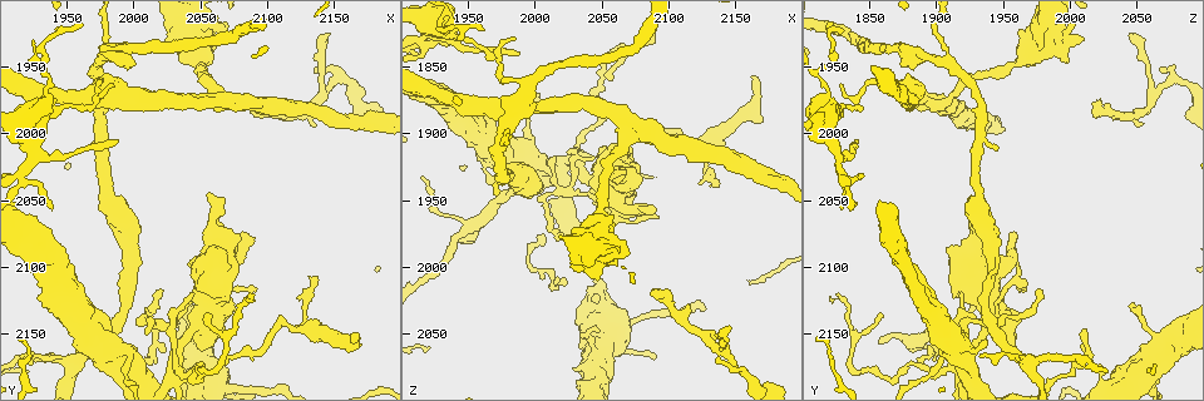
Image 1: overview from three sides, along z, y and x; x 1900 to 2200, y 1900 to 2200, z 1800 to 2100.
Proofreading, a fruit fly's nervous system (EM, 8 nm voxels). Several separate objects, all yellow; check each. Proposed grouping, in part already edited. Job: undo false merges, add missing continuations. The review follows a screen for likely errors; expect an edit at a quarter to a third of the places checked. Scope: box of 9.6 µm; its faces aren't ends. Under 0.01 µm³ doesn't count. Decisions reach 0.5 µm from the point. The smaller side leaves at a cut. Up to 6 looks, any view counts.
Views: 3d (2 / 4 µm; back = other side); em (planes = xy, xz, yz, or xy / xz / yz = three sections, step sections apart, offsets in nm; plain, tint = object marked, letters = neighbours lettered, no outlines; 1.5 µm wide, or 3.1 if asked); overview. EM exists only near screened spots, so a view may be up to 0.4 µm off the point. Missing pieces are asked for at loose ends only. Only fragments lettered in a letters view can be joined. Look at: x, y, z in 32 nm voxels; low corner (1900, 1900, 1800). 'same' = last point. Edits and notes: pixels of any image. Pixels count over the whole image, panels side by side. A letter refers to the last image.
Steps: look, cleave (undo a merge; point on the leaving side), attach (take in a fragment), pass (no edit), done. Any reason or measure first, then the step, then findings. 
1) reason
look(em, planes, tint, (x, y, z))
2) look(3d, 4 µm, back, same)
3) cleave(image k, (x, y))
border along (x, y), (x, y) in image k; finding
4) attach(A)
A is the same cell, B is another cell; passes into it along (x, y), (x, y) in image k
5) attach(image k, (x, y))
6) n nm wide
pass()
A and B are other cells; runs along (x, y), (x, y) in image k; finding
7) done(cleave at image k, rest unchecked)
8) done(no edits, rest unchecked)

branch stops here
look(3d, 2 µm, (2160, 2154, 1858))

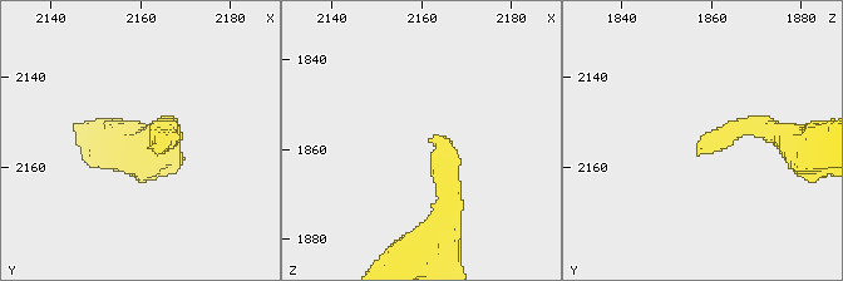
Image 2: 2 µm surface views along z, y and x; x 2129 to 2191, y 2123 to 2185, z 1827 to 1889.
look(em, planes, letters, (2161, 2155, 1858))

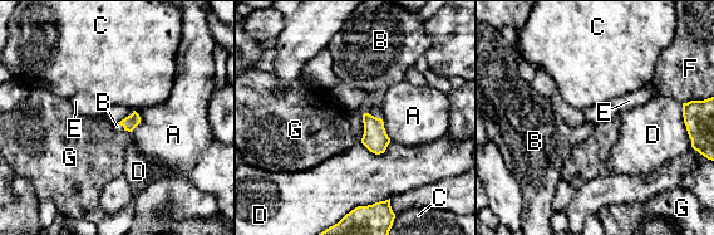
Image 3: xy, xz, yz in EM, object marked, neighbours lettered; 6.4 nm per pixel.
attach(image 3, (374, 76))
B is the same cell, A, C, D, E, F and G are other cells; passes into it along (375, 140), (370, 114), (374, 76) in image 3; it goes on there

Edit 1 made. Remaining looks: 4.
branch stops here
look(3d, 2 µm, (2086, 2074, 1954))

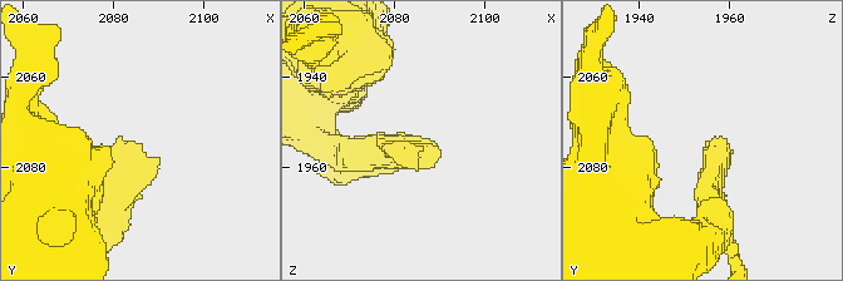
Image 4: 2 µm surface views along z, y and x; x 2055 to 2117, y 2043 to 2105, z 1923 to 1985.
look(em, planes, tint, (2086, 2074, 1955))

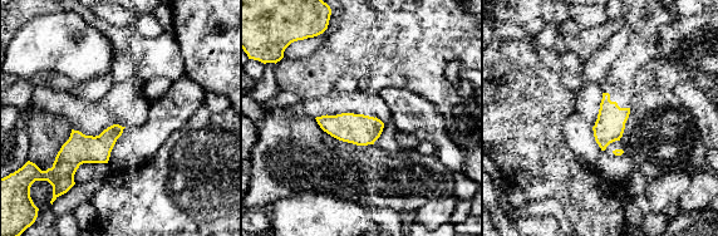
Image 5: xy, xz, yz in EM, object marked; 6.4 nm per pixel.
see the neighbours
look(em, planes, letters, same)

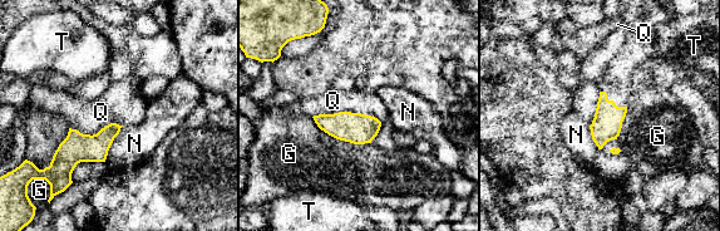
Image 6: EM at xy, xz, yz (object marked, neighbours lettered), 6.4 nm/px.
pass()
G, N, Q and T are other cells; border along (123, 126), (70, 128) in image 6; none of them fits

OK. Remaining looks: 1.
done(attach at image 3, rest unchecked)

